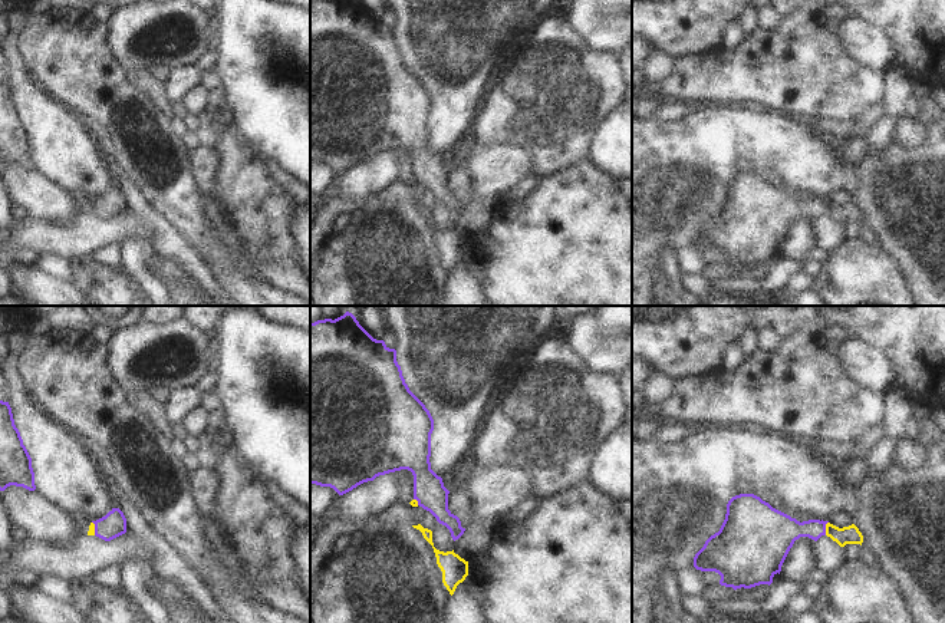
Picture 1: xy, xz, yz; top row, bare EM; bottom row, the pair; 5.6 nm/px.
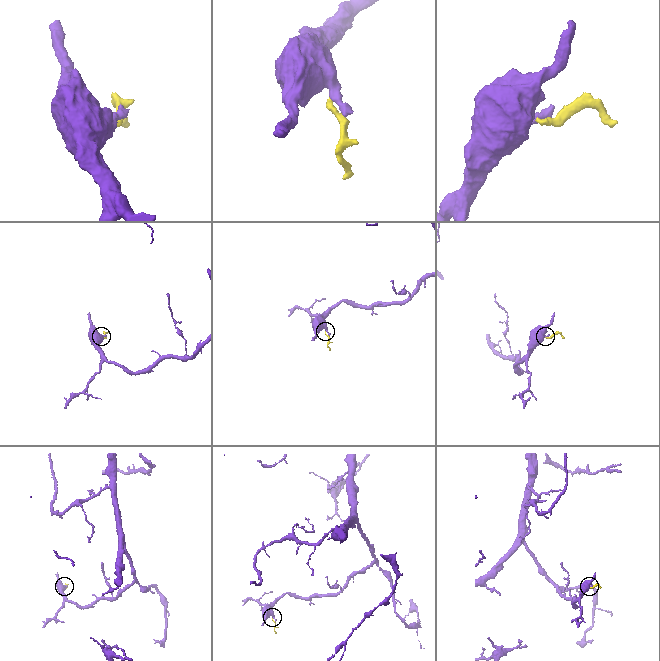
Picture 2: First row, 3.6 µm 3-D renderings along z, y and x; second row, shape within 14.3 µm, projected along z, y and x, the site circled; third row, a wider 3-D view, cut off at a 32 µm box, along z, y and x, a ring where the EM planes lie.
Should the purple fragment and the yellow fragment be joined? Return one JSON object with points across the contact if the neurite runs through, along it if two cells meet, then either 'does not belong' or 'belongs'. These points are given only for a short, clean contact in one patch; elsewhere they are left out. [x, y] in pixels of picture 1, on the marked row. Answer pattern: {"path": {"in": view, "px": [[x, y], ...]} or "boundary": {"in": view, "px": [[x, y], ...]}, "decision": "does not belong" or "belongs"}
{"boundary": {"in": "yz", "px": [[827, 521], [825, 534]]}, "decision": "does not belong"}

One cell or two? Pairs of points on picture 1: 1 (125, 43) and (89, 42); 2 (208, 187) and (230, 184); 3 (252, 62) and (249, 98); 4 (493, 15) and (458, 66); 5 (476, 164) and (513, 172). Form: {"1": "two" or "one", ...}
{"1": "two", "2": "two", "3": "one", "4": "one", "5": "one"}

